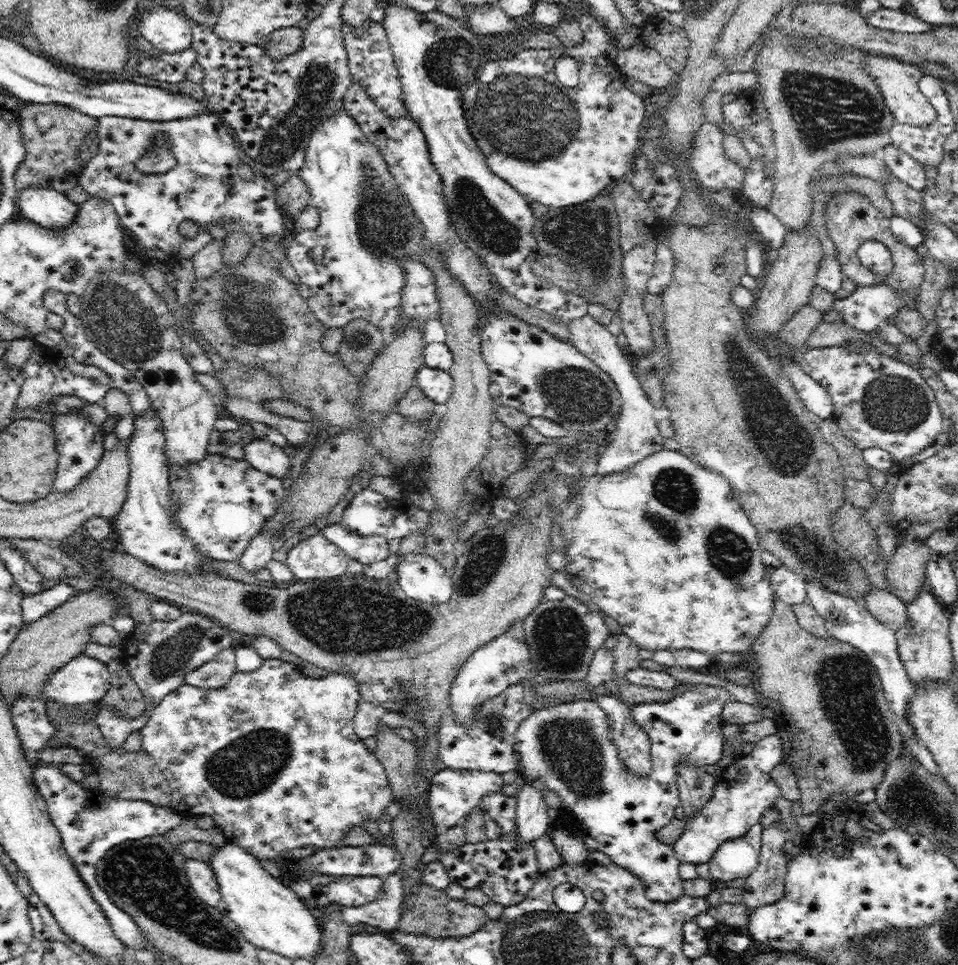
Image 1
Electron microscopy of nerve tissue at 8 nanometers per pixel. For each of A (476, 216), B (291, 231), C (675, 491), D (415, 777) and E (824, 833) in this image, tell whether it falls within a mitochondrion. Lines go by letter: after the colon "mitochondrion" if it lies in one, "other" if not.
A: mitochondrion
B: other
C: mitochondrion
D: other
E: other

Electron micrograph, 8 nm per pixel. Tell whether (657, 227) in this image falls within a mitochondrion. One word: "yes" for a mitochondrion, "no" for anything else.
no

